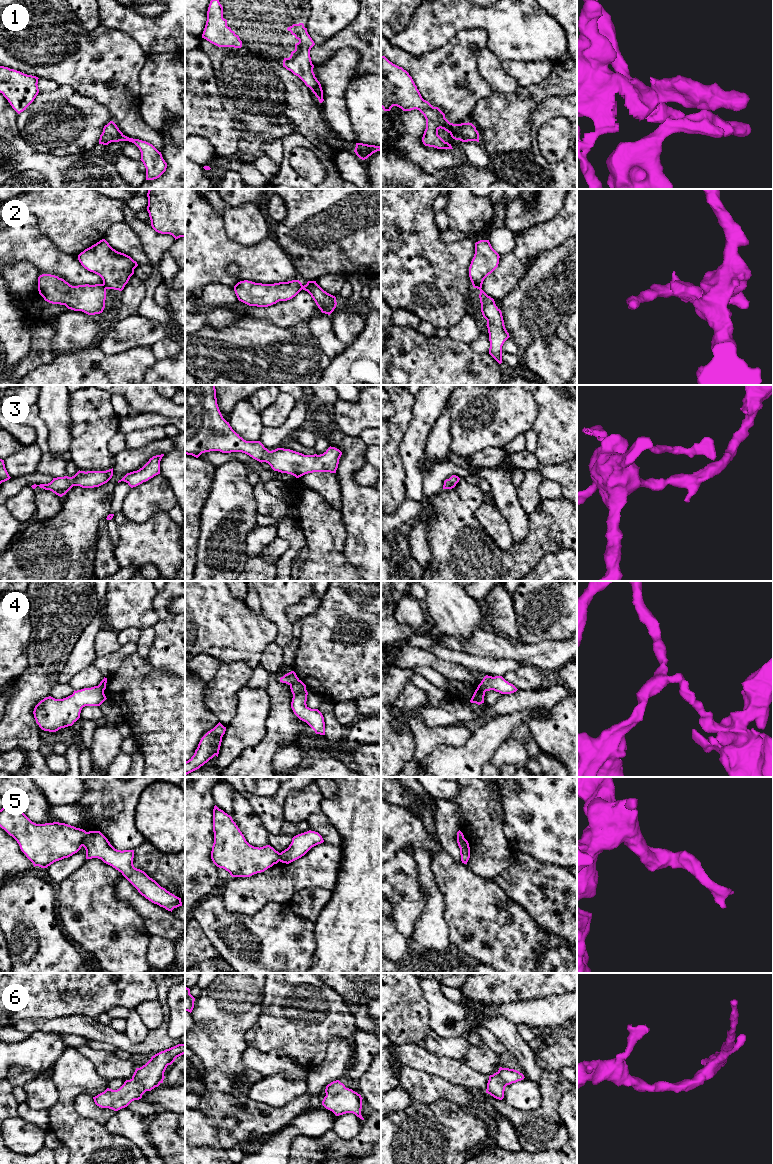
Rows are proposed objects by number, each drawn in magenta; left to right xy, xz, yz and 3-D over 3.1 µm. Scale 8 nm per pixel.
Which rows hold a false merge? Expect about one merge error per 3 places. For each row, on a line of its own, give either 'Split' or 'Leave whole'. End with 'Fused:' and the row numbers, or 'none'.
1: Leave whole
2: Split
3: Leave whole
4: Split
5: Split
6: Leave whole
Fused: 2, 4, 5

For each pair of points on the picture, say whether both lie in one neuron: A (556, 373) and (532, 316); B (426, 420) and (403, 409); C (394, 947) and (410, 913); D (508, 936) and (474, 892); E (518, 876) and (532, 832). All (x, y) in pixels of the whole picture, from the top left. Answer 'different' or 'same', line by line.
A: different
B: different
C: different
D: same
E: different

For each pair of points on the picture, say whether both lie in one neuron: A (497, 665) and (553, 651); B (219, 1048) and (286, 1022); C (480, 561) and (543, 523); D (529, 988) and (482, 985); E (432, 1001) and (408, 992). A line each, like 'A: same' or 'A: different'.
A: different
B: different
C: same
D: same
E: different

